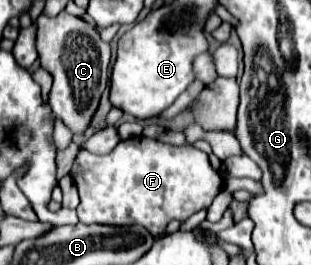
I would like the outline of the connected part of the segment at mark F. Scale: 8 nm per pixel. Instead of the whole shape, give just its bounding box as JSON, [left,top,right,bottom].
[70,138,222,236]

